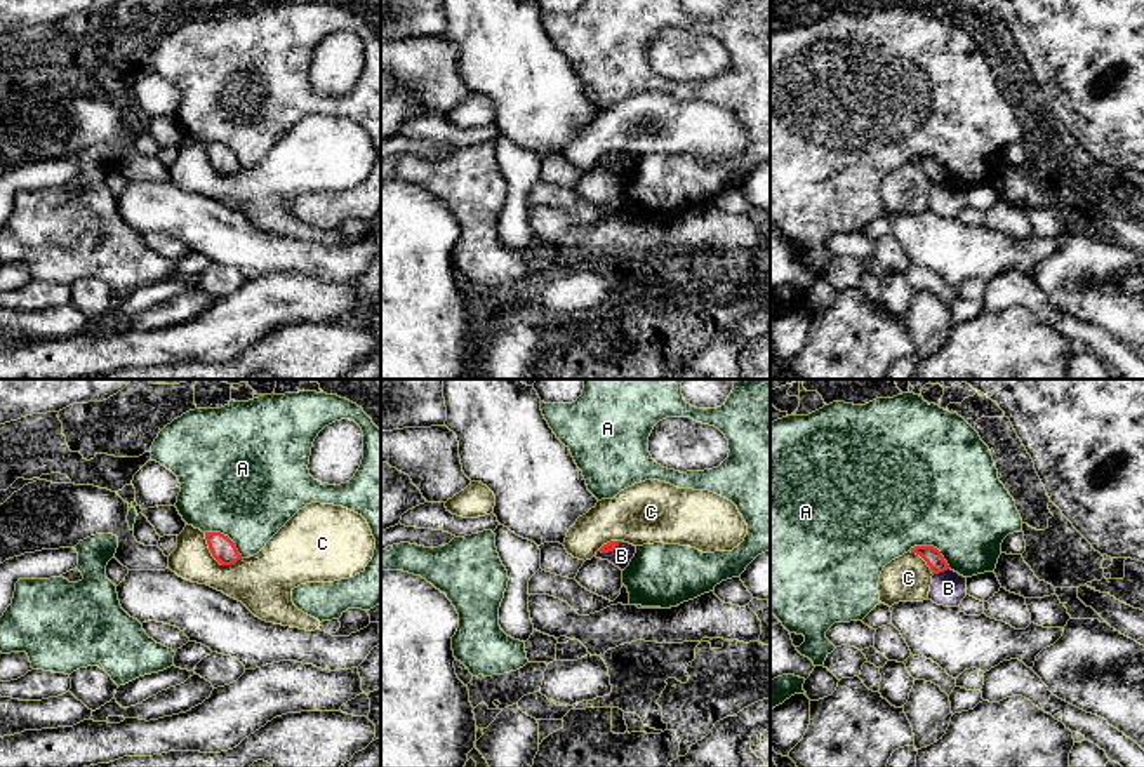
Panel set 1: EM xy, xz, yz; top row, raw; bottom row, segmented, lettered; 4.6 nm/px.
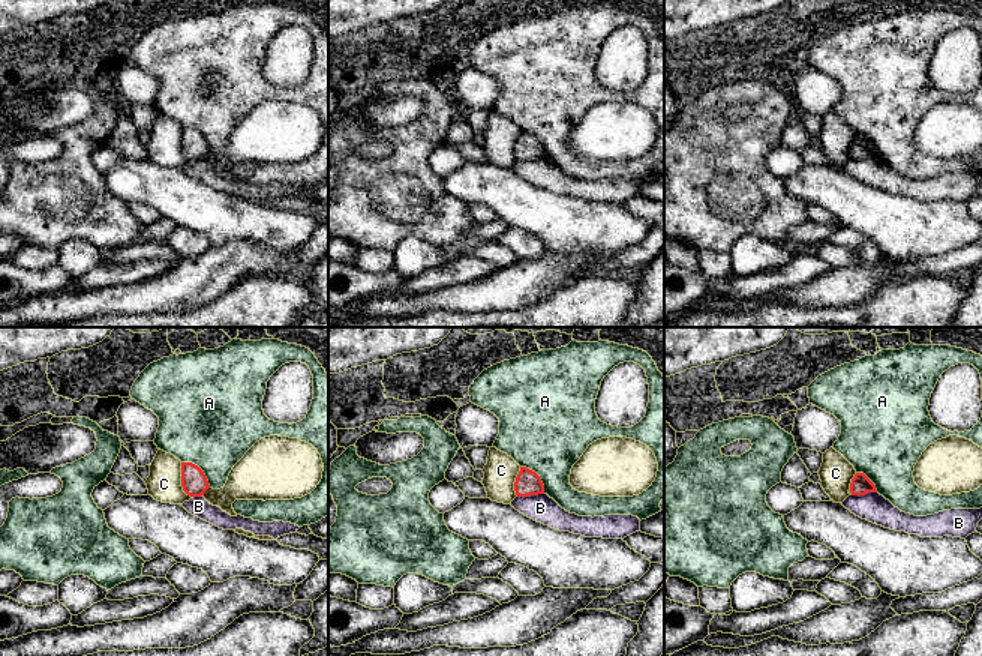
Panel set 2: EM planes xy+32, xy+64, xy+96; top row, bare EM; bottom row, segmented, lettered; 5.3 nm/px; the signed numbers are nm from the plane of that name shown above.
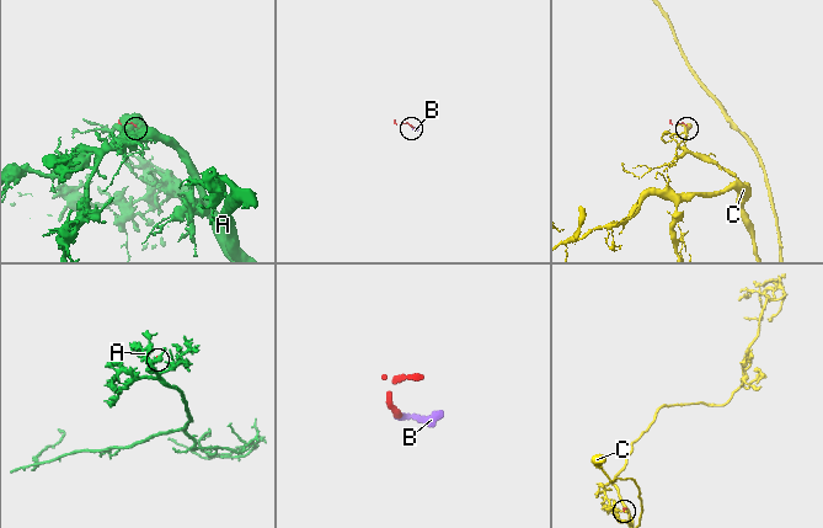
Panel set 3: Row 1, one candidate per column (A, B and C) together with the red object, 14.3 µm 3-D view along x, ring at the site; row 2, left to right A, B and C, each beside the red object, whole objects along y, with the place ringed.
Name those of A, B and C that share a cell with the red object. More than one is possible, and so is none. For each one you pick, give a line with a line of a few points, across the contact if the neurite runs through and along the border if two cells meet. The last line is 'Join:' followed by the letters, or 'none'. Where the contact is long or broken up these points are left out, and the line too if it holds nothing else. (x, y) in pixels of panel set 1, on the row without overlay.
Join: none

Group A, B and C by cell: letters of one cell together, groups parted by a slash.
A / B / C

